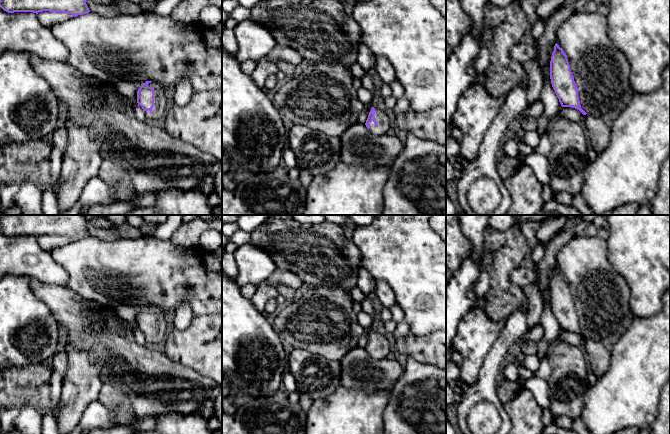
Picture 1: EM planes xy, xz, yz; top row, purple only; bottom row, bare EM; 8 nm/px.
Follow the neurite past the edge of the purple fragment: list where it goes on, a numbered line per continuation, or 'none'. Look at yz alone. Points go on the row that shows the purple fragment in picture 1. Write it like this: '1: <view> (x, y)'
1: yz (598, 132)

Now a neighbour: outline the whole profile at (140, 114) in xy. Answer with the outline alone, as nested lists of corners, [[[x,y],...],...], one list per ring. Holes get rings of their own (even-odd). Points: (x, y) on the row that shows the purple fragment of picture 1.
[[[138,104],[134,106],[134,114],[135,114],[135,117],[136,117],[137,120],[139,120],[141,122],[148,121],[146,111],[144,111],[142,109],[142,107]]]

